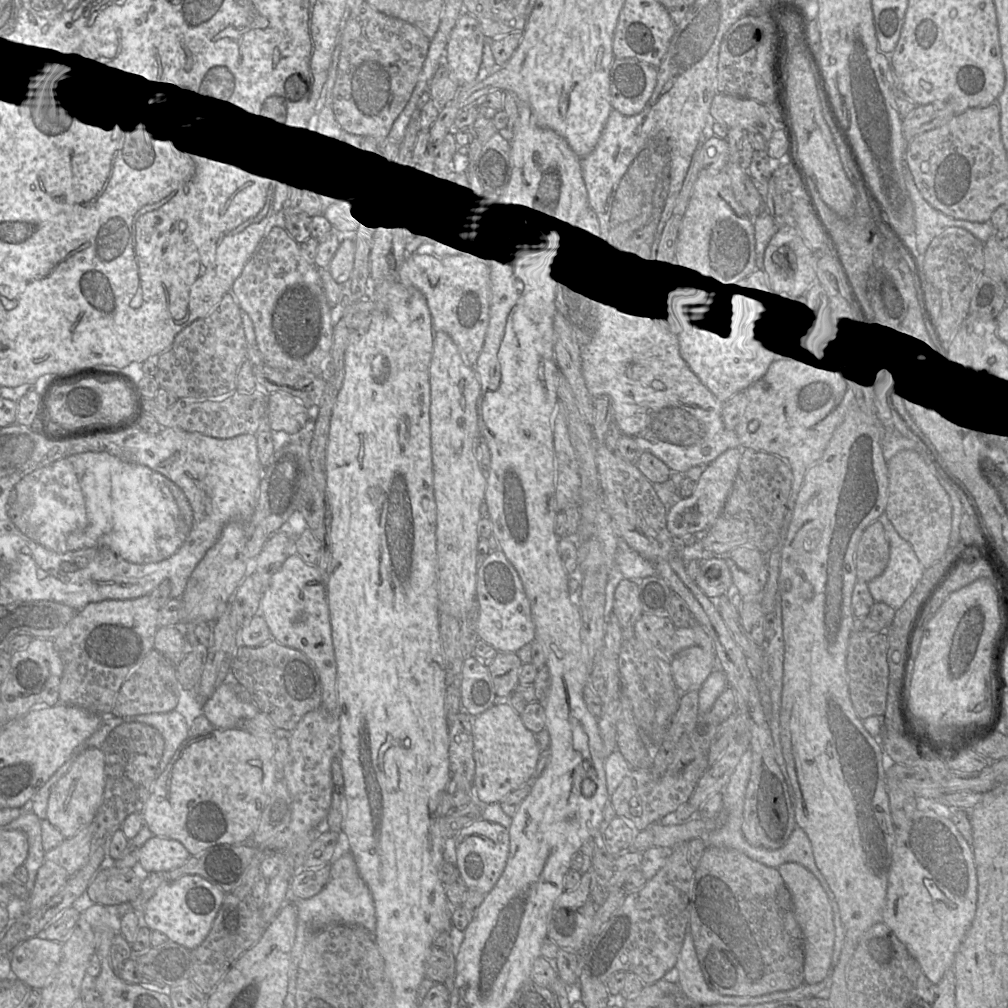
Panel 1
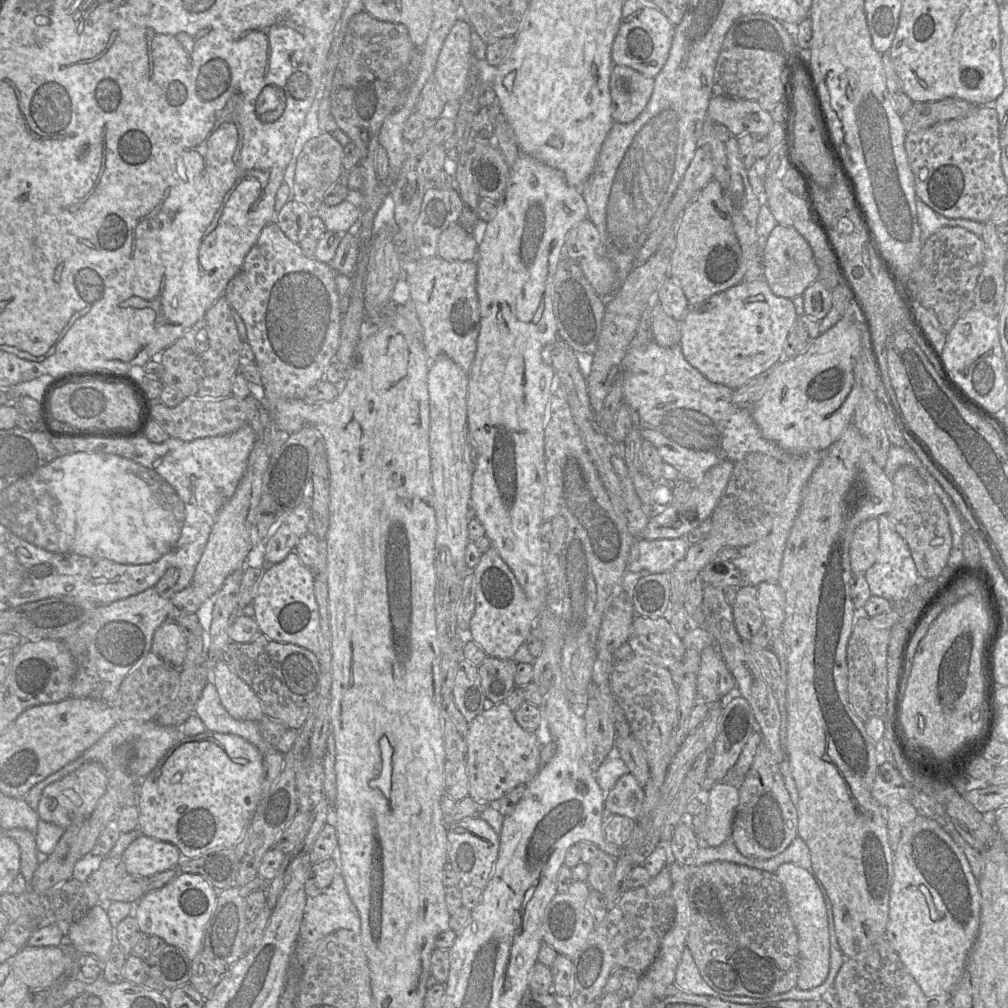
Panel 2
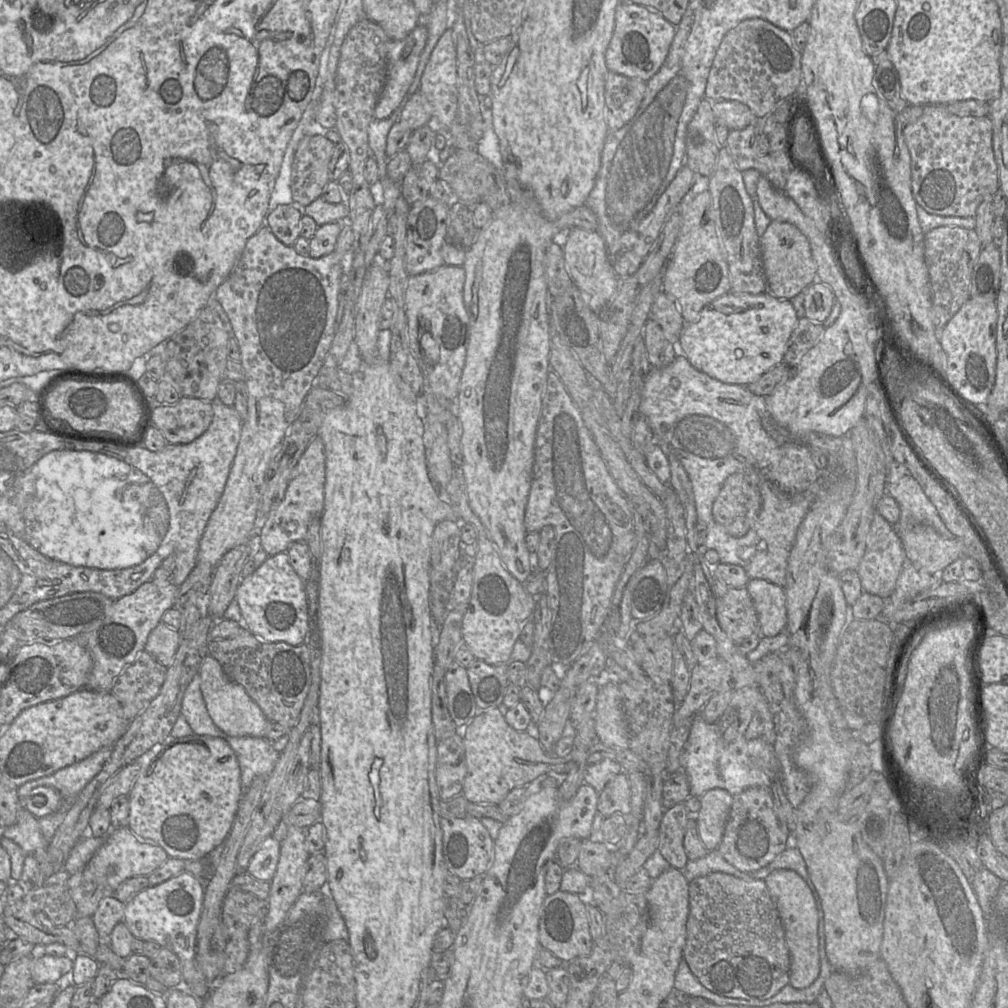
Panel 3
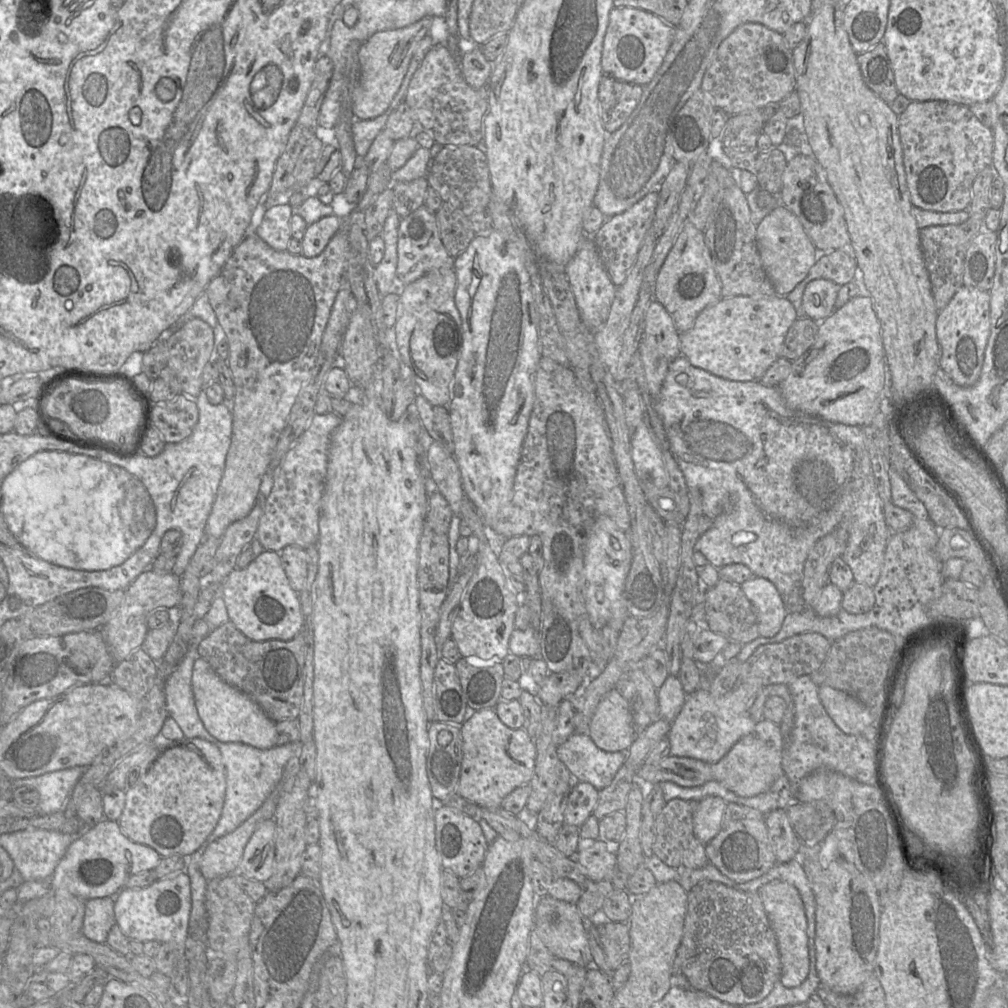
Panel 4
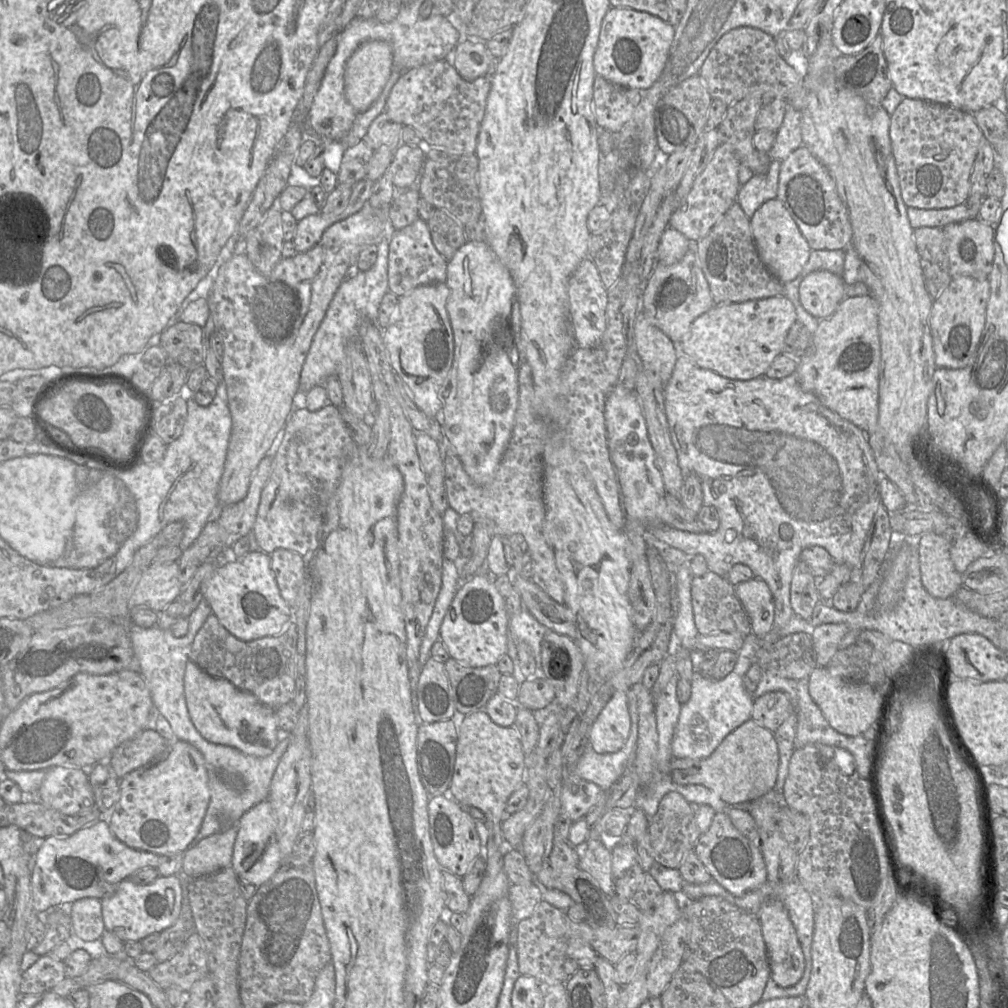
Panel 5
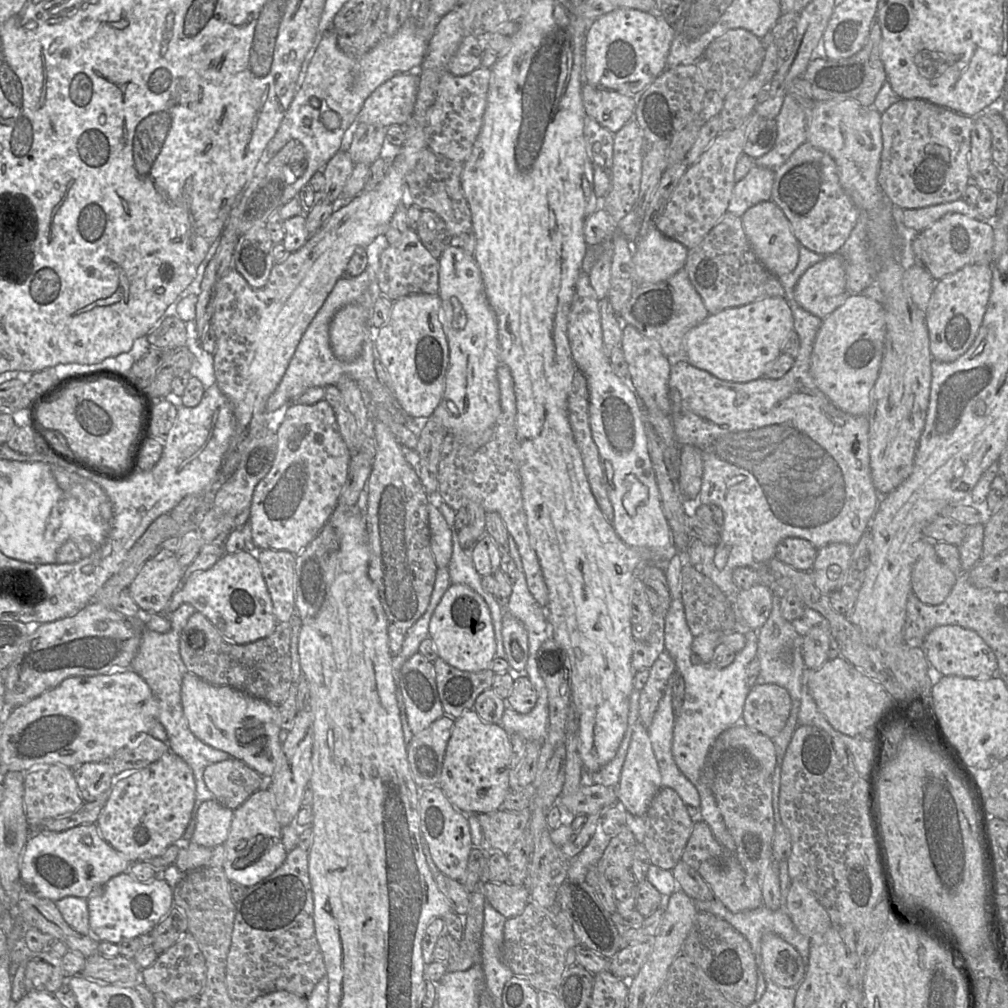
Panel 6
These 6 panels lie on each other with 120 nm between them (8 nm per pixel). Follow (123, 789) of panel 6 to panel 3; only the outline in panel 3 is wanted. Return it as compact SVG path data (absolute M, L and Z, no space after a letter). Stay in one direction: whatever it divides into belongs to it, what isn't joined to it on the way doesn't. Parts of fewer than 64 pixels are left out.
M200 735L177 738L161 746L161 750L147 765L147 769L141 772L128 794L128 827L140 842L158 844L169 857L185 861L206 859L230 833L243 793L239 763L227 741Z

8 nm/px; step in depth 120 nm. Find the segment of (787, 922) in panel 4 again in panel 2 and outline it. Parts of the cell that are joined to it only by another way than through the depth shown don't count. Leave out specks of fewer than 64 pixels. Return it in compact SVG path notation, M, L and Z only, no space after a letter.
M792 863L781 864L775 872L789 906L789 913L798 935L799 975L797 987L809 990L827 978L830 964L830 940L823 895L811 874Z

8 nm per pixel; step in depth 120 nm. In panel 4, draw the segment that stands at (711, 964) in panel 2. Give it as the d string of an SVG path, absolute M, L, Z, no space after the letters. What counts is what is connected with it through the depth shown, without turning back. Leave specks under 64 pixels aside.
M701 881L687 895L687 912L681 944L677 951L681 972L692 989L706 992L736 1006L761 1002L781 978L777 938L758 892L744 892L715 881Z

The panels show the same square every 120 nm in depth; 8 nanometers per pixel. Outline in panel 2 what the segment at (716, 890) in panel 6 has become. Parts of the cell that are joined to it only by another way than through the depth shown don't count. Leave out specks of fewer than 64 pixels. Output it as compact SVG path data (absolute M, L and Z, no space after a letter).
M762 741L752 765L737 786L738 805L731 837L738 851L747 858L769 859L784 851L797 836L797 808L785 788L779 764Z

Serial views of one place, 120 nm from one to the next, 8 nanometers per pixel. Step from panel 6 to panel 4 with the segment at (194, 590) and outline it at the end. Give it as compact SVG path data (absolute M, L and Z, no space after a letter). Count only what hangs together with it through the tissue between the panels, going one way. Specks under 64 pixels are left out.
M264 551L246 568L234 569L219 588L229 621L253 641L288 641L304 627L299 594L289 583L278 552Z

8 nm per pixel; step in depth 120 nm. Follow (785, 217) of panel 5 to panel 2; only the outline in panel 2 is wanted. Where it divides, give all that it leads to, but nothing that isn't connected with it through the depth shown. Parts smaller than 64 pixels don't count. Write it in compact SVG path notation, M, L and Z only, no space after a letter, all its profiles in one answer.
M777 224L769 234L762 253L763 278L779 297L793 299L802 296L809 285L819 278L819 267L812 249L793 227Z

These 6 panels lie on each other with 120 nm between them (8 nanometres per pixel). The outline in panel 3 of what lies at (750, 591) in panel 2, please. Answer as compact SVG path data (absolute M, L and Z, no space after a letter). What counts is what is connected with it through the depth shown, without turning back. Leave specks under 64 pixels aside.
M729 587L725 595L717 598L716 613L720 627L734 642L745 639L751 635L761 634L761 627L753 601L745 587Z

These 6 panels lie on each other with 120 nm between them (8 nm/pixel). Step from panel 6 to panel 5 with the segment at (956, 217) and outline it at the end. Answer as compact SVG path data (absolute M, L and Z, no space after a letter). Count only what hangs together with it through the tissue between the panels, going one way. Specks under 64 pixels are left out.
M978 218L942 227L952 277L987 278L994 259L993 228Z

